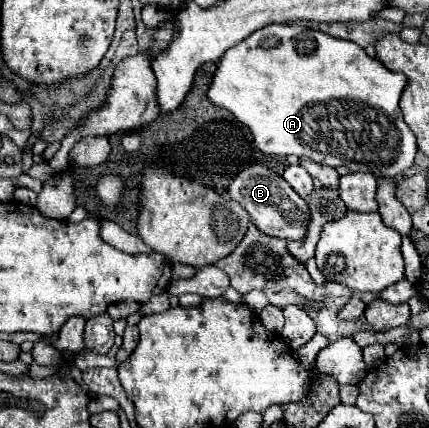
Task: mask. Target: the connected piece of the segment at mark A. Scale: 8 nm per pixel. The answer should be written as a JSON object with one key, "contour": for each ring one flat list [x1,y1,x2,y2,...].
{"contour":[[269,24,269,26,253,32,249,38,245,38,245,42,241,42,235,48,225,52,225,56,221,58,221,64,215,70,213,82,207,90,207,98,211,104,229,110,241,124,245,124,253,134,255,146,265,154,275,154,275,156,295,154,299,158,307,156,307,158,327,164,331,168,345,166,351,172,371,172,377,178,395,178,397,174,401,174,409,168,409,126,403,122,403,116,399,110,399,98,405,88,405,82,407,82,407,78,403,74,387,70,385,66,381,66,381,62,377,58,367,56,363,48,359,48,357,44,353,44,349,40,339,40,329,34,323,34,323,32,305,28,305,26,297,26,297,24]]}

